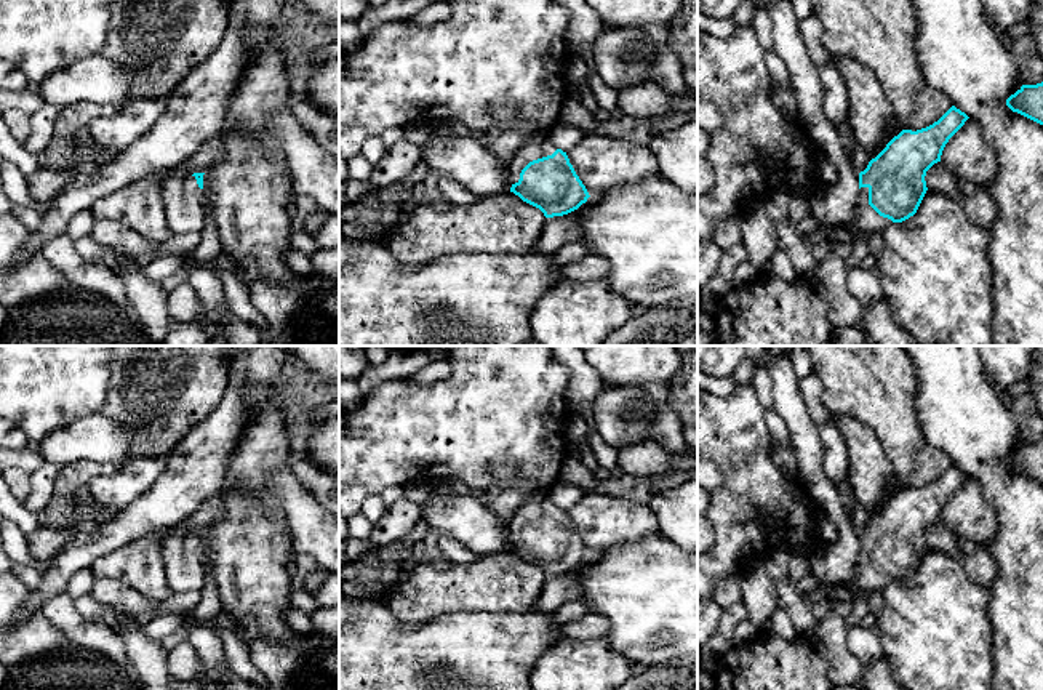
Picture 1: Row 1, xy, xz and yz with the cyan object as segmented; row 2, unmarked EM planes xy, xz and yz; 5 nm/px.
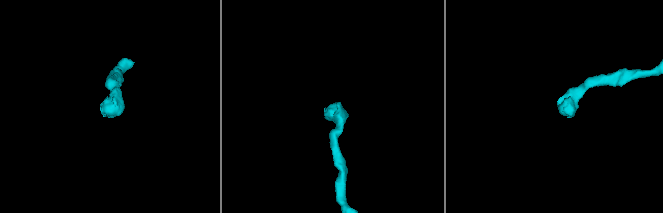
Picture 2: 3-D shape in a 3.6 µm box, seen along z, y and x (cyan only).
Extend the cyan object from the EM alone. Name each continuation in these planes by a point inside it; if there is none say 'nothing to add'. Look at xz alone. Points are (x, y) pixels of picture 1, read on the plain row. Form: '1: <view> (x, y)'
1: xz (528, 511)

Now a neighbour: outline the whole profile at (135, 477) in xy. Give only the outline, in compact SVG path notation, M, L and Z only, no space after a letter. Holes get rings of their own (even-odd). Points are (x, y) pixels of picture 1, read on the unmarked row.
M130 459L112 475L98 475L88 482L93 501L117 511L142 496L165 472L166 459Z

